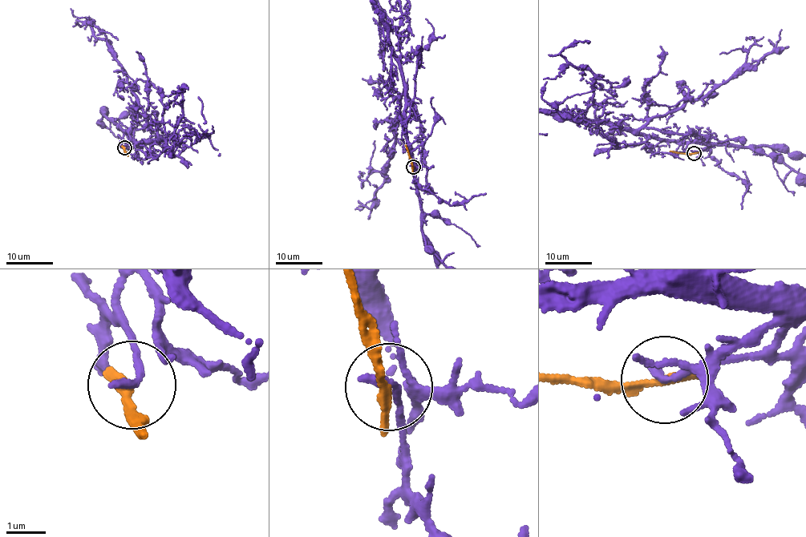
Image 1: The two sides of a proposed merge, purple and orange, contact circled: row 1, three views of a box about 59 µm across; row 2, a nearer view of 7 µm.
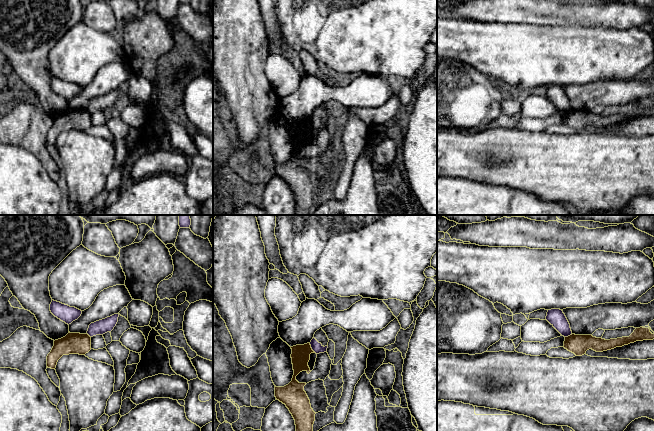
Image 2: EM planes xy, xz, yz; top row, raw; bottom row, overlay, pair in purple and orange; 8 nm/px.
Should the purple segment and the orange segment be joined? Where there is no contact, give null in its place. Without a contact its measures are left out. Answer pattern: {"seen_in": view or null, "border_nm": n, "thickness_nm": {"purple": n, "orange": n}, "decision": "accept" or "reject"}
{"seen_in": "xz", "border_nm": 90, "thickness_nm": {"purple": 90, "orange": 150}, "decision": "reject"}

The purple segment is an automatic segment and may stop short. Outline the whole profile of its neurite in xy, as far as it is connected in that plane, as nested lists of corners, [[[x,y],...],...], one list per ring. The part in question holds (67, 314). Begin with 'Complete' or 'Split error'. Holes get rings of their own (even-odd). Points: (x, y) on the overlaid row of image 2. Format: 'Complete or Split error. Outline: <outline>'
Complete. Outline: [[[54,300],[50,304],[50,311],[55,317],[68,325],[77,320],[82,314],[81,310]]]

